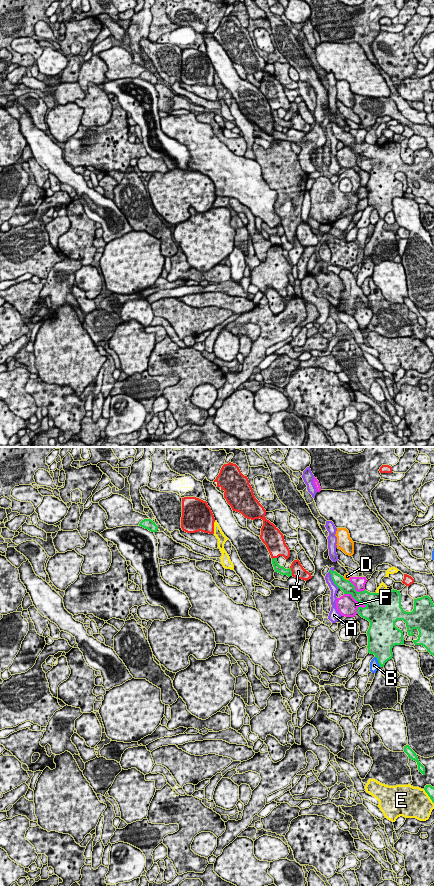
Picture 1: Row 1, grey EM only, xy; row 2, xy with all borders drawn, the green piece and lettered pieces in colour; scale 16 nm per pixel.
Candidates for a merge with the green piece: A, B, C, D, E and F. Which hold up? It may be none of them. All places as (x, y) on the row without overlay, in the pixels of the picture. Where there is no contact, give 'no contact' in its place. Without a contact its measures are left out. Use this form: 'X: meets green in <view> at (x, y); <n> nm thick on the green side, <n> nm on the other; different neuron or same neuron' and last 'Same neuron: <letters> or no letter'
A: meets green in xy at (332, 131); 190 nm thick on the green side, 120 nm on the other; different neuron
B: meets green in xy at (378, 213); 360 nm thick on the green side, 160 nm on the other; different neuron
C: meets green in xy at (291, 123); 130 nm thick on the green side, 200 nm on the other; different neuron
D: meets green in xy at (345, 131); 200 nm thick on the green side, 90 nm on the other; different neuron
E: meets green in xy at (379, 145); 500 nm thick on the green side, 120 nm on the other; different neuron
F: meets green in xy at (355, 151); 220 nm thick on the green side, 340 nm on the other; different neuron
Same neuron: no letter

